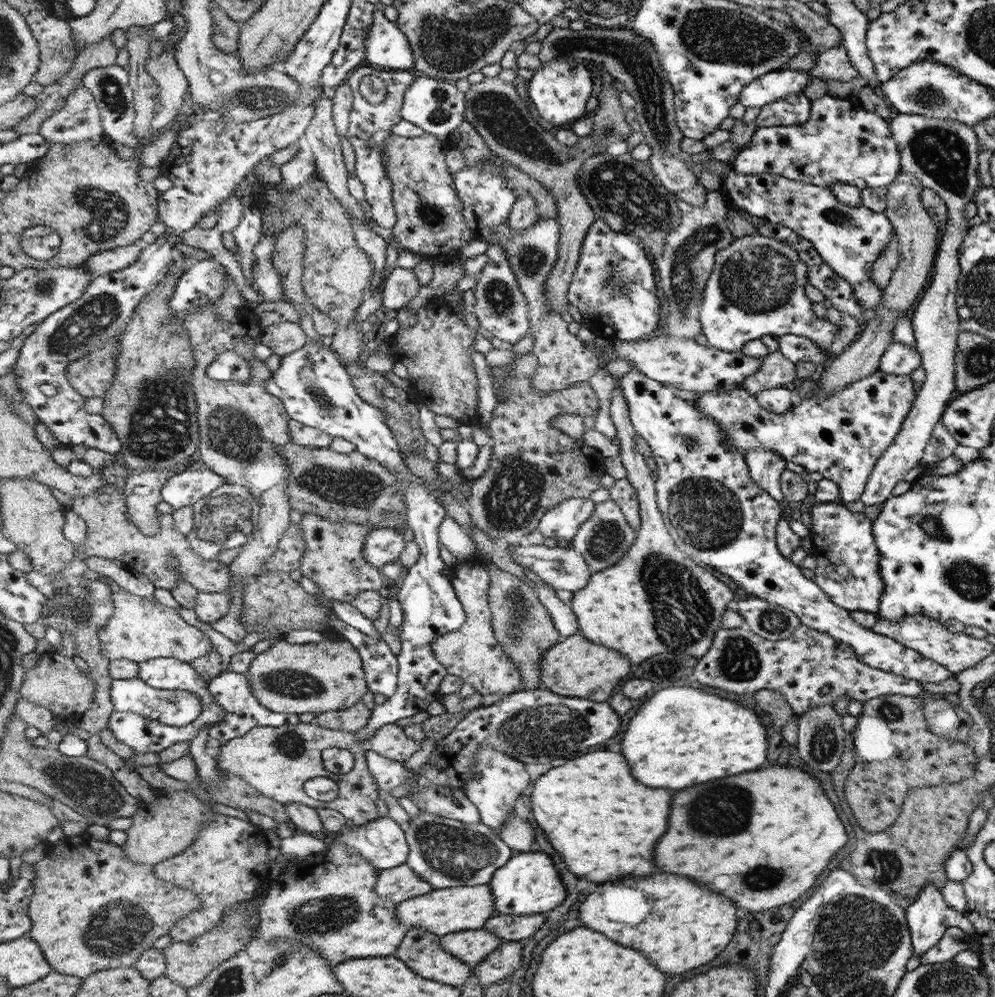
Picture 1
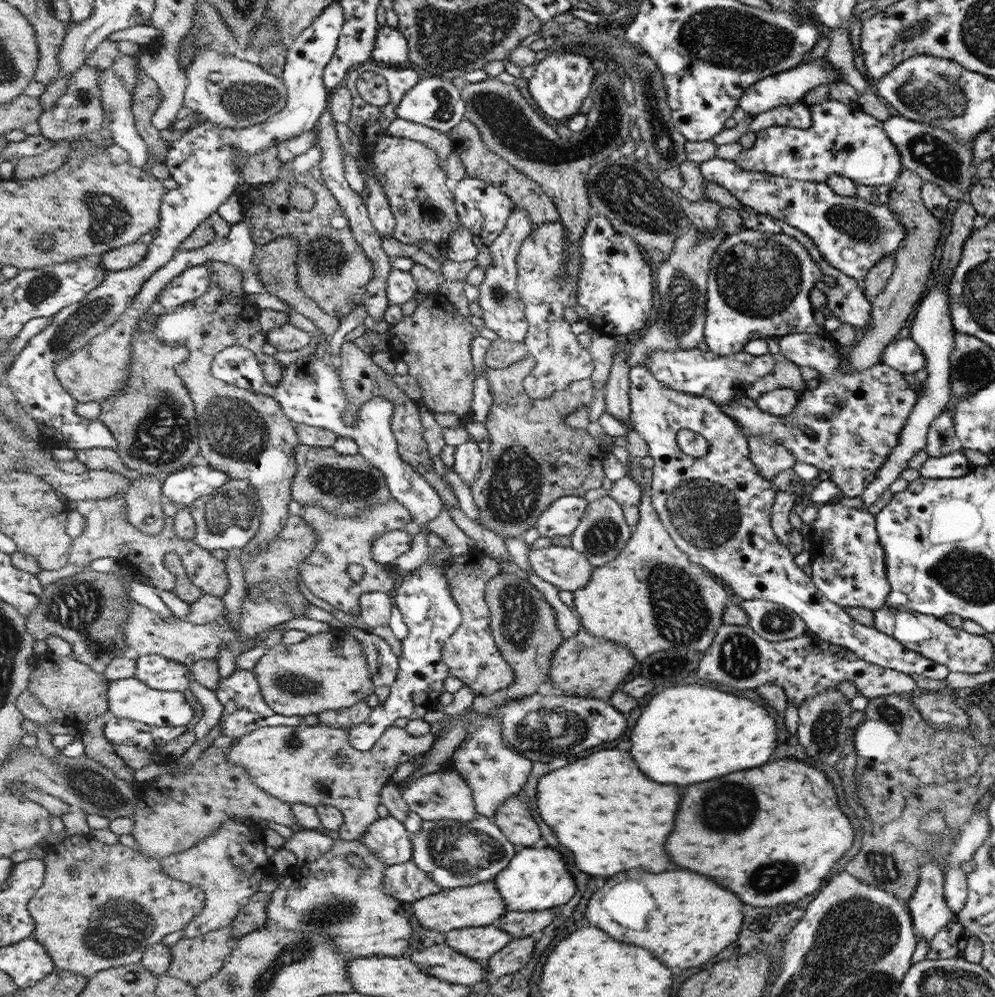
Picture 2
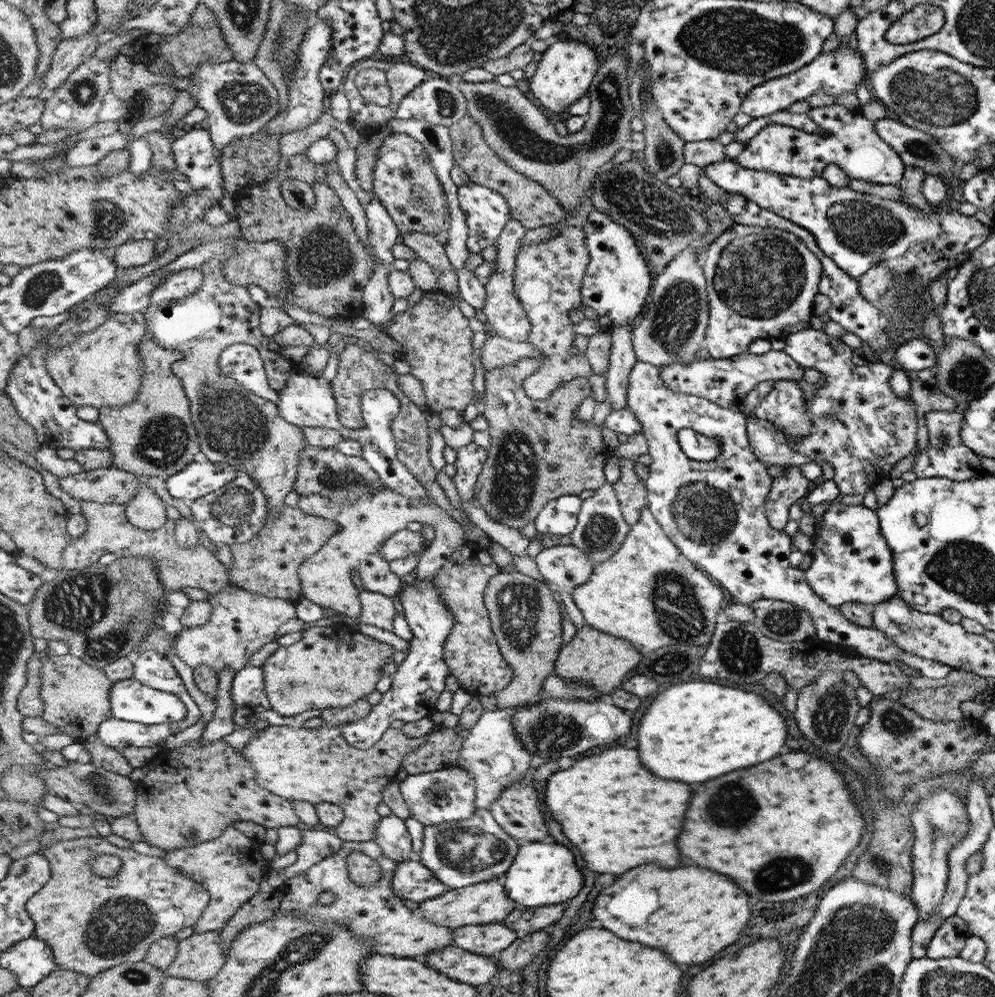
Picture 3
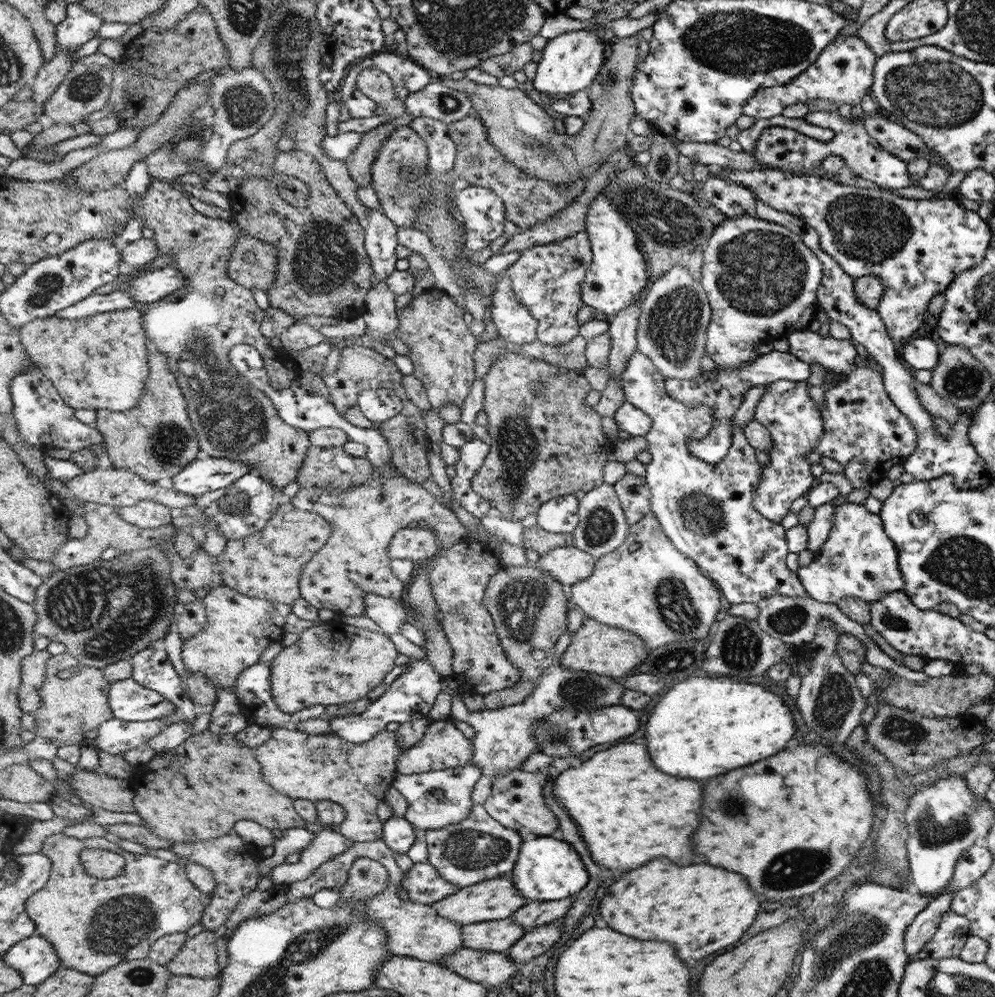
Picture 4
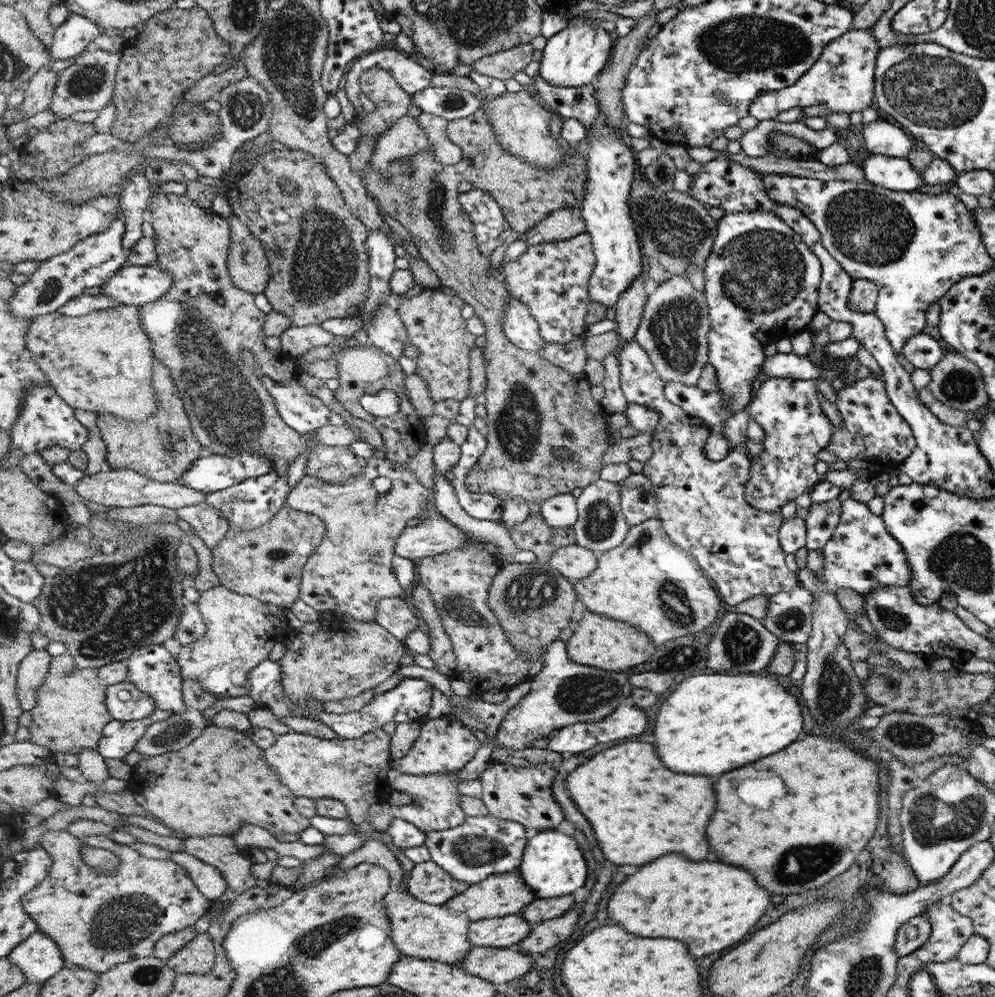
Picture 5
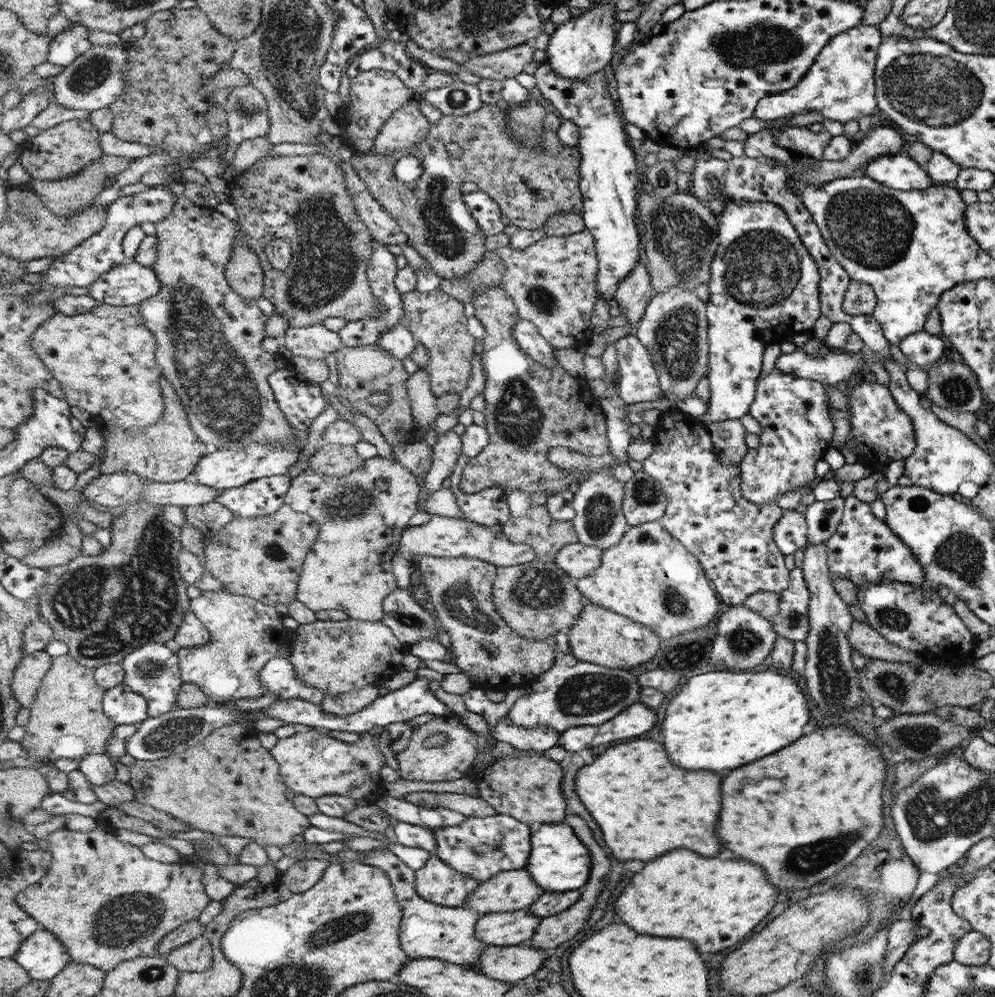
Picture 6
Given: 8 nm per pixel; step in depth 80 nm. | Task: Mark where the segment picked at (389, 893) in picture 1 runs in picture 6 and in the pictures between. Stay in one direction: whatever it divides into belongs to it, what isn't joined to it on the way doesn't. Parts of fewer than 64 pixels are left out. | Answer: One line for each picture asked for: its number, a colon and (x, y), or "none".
2: (408, 882)
3: (412, 880)
4: (423, 882)
5: (429, 882)
6: (436, 881)

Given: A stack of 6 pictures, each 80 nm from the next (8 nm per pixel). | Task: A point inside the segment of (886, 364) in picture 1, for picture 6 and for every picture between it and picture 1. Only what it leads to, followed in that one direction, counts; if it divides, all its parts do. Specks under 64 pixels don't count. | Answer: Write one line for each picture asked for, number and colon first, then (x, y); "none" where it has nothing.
2: (905, 355)
3: (915, 354)
4: (921, 353)
5: (923, 351)
6: (923, 348)

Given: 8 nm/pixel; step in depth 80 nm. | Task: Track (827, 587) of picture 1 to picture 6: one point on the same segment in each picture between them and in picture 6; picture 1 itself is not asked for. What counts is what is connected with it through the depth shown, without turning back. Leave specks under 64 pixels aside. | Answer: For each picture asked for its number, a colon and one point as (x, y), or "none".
2: (848, 563)
3: (851, 562)
4: (858, 560)
5: (861, 555)
6: (863, 549)

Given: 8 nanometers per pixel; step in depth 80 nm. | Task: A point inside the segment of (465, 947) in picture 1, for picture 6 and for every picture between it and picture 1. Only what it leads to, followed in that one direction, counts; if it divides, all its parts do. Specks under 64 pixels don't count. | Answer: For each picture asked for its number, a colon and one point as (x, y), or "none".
2: (482, 942)
3: (490, 939)
4: (495, 936)
5: (506, 931)
6: (513, 928)

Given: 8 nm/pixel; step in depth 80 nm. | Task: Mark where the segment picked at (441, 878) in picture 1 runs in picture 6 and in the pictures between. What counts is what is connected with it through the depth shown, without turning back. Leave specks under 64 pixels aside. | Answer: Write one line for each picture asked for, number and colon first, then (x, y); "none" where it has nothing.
2: (455, 854)
3: (462, 853)
4: (479, 848)
5: (483, 845)
6: (481, 847)

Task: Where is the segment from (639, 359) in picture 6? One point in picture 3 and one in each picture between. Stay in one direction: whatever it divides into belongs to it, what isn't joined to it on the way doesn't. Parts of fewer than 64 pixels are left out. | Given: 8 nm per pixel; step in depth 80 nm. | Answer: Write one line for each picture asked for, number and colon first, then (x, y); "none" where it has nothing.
3: (712, 510)
4: (707, 510)
5: (701, 503)

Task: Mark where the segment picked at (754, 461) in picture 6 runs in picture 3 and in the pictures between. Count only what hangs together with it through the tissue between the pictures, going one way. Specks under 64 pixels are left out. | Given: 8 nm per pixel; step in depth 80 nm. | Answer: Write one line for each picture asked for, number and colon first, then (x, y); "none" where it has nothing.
3: (783, 408)
4: (794, 421)
5: (796, 429)

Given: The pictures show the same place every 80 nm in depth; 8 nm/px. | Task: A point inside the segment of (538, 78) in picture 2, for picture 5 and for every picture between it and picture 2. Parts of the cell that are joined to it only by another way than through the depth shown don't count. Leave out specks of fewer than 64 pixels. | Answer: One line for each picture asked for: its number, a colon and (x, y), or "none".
3: (567, 69)
4: (570, 63)
5: (574, 57)

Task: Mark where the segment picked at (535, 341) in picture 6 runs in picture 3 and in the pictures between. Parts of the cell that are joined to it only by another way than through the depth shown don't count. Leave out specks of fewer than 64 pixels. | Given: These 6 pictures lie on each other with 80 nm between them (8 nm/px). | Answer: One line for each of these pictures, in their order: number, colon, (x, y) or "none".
3: (505, 314)
4: (514, 322)
5: (520, 326)

